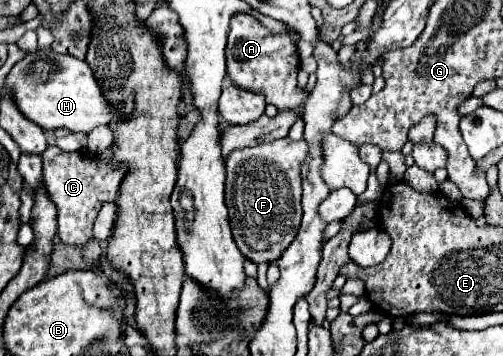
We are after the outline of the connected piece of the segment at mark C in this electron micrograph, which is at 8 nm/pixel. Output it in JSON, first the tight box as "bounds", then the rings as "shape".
{"bounds":[42,147,128,245],"shape":[[[48,147],[42,153],[44,163],[44,185],[48,189],[50,199],[58,207],[58,235],[60,241],[66,245],[86,245],[90,239],[94,239],[92,227],[98,217],[100,207],[110,201],[116,203],[120,183],[124,175],[128,173],[126,165],[114,167],[104,157],[90,157],[86,153],[66,153],[58,147]]]}

